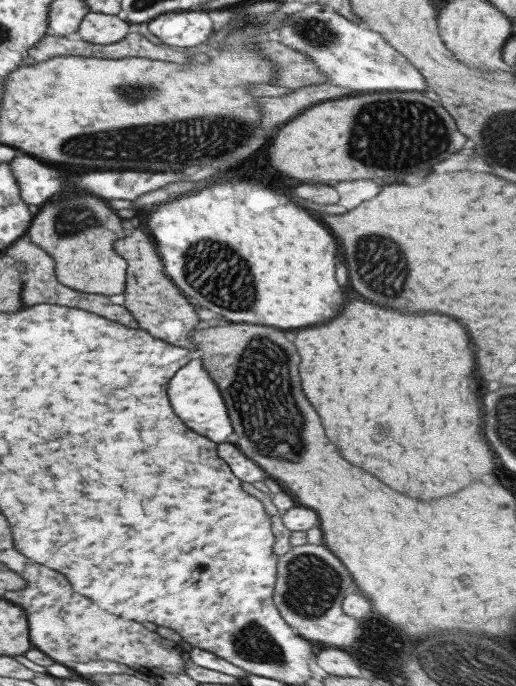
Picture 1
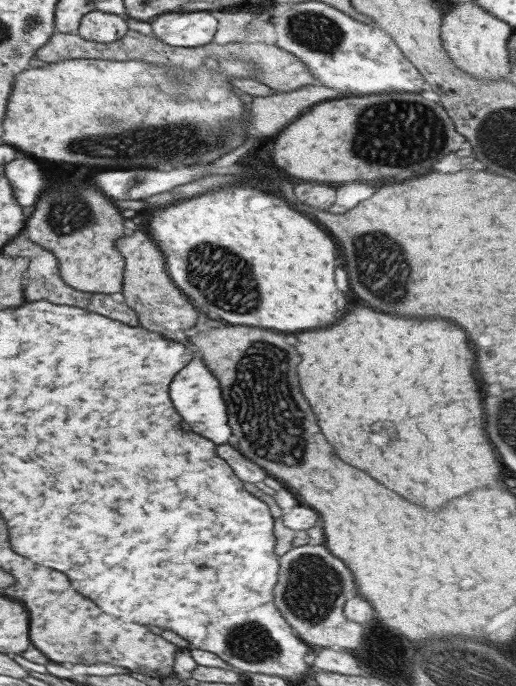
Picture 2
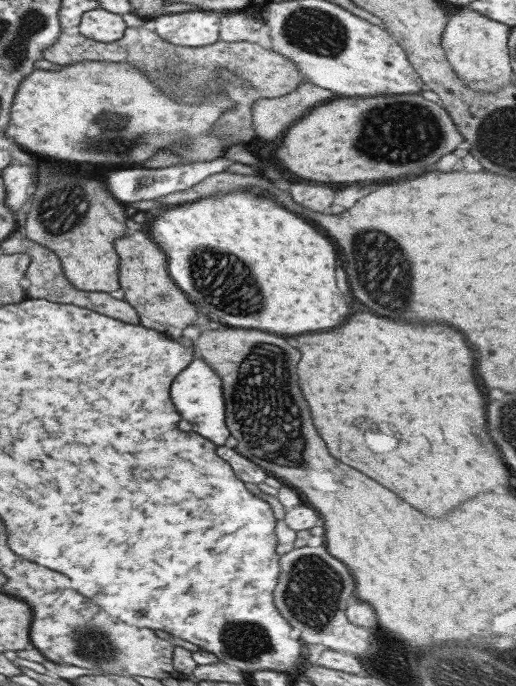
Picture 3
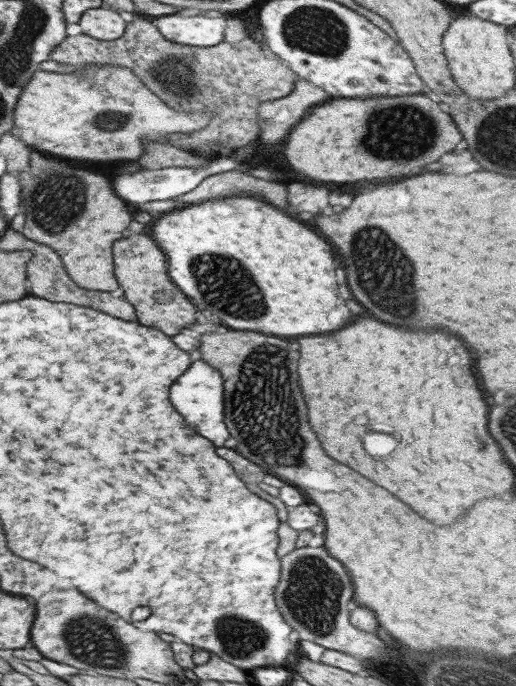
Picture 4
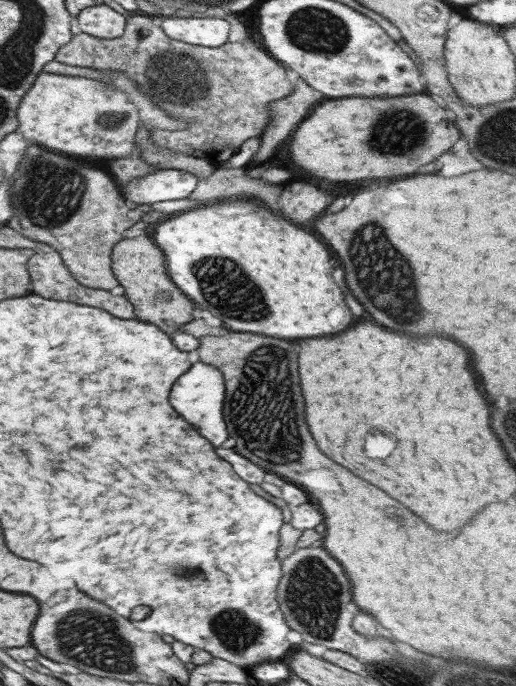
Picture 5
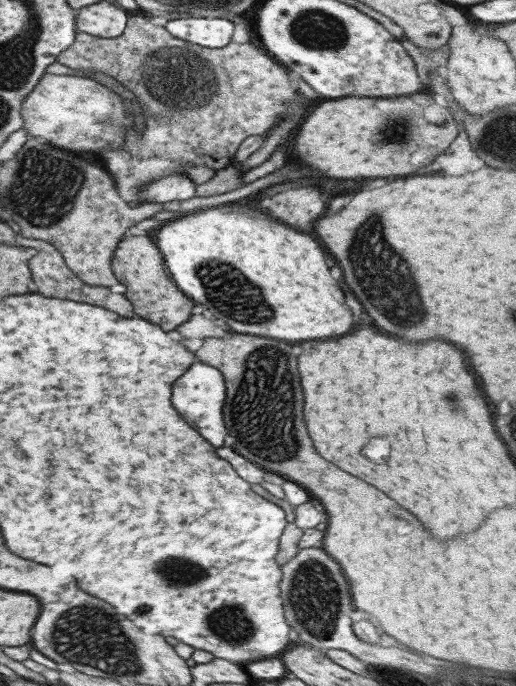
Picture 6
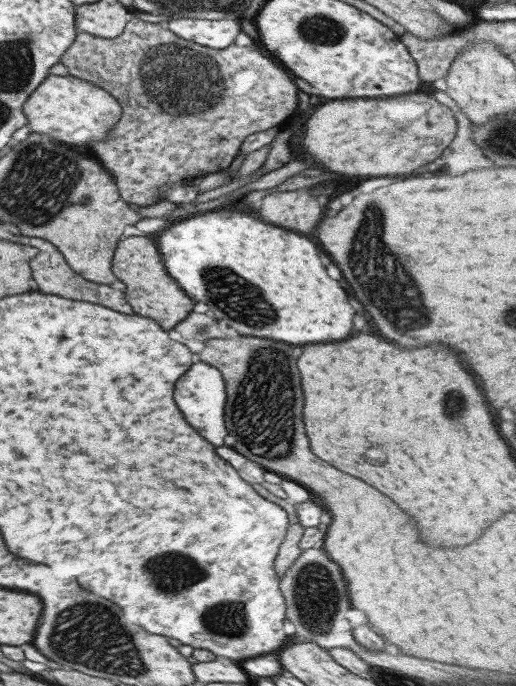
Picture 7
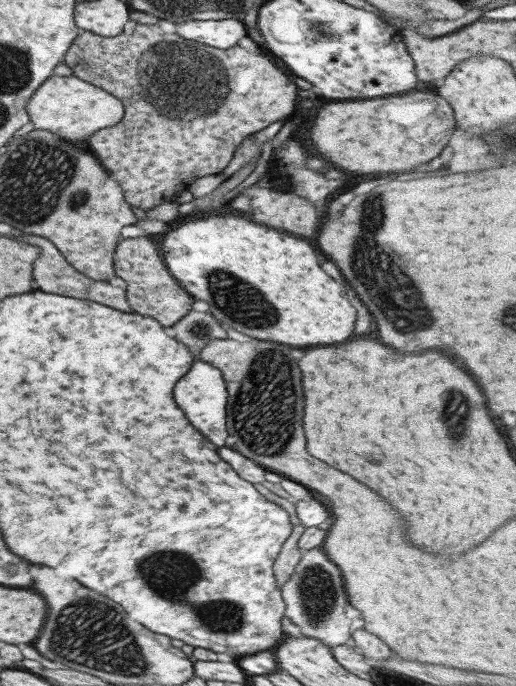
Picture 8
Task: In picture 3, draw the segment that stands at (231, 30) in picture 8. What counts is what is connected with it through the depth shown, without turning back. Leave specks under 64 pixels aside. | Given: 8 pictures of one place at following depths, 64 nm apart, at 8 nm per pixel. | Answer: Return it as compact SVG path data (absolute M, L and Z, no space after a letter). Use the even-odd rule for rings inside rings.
M186 11L156 15L150 19L149 26L169 44L198 47L217 41L219 18L207 11Z

